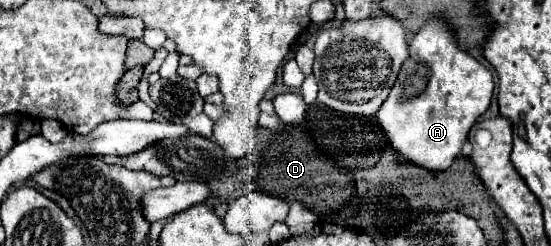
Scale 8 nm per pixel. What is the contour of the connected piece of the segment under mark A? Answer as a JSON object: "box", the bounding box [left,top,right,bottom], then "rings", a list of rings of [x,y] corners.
{"box":[376,18,492,170],"rings":[[[428,18],[422,30],[410,40],[410,58],[404,62],[388,100],[376,112],[376,122],[386,132],[392,148],[398,150],[408,162],[428,170],[446,170],[460,154],[462,142],[466,140],[470,128],[488,110],[492,90],[492,74],[458,46],[456,34],[448,30],[448,22],[440,22],[440,18]]]}

